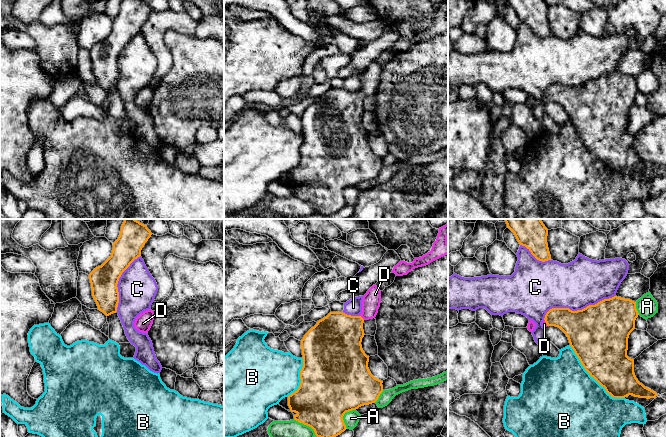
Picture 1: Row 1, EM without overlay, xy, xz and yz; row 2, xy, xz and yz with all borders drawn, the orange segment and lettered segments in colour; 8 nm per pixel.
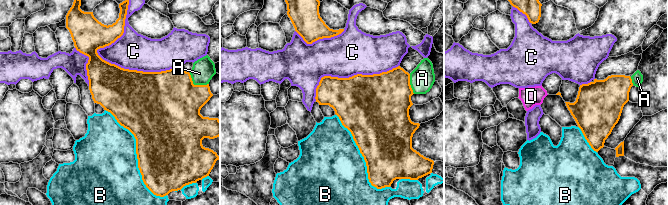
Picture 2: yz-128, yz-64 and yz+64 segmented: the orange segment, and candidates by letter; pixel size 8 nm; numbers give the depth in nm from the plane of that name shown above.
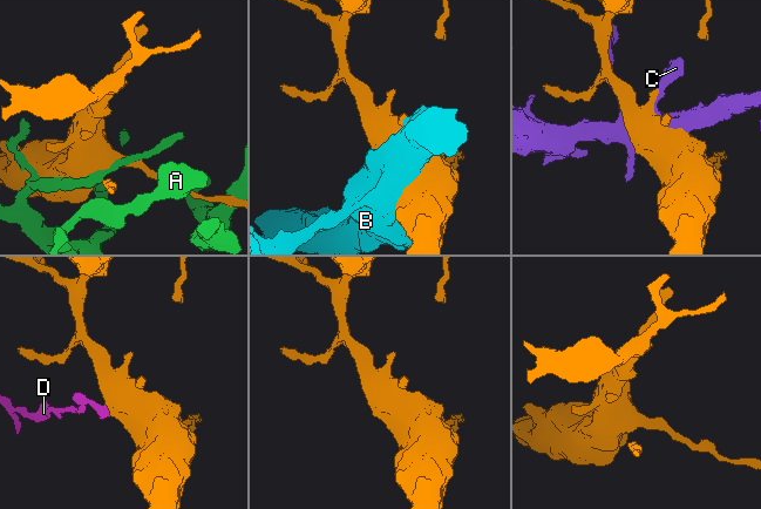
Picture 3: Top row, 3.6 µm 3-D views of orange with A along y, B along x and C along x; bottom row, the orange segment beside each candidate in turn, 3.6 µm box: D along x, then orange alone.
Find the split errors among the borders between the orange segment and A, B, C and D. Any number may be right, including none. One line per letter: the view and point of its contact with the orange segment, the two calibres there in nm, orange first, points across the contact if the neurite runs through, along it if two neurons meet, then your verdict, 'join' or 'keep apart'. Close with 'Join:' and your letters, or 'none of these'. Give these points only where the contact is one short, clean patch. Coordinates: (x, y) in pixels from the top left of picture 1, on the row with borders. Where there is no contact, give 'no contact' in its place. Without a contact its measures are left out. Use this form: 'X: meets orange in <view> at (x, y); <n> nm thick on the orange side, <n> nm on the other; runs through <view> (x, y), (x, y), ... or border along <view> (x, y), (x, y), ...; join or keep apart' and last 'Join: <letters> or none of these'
A: meets orange in xz at (343, 415); 480 nm thick on the orange side, 120 nm on the other; keep apart
B: meets orange in yz at (593, 377); 400 nm thick on the orange side, 500 nm on the other; keep apart
C: meets orange in yz at (577, 310); 460 nm thick on the orange side, 380 nm on the other; keep apart
D: meets orange in xz at (361, 317); 380 nm thick on the orange side, 140 nm on the other; runs through xz (337, 337), (361, 317), (369, 309), (371, 301); join
Join: D

